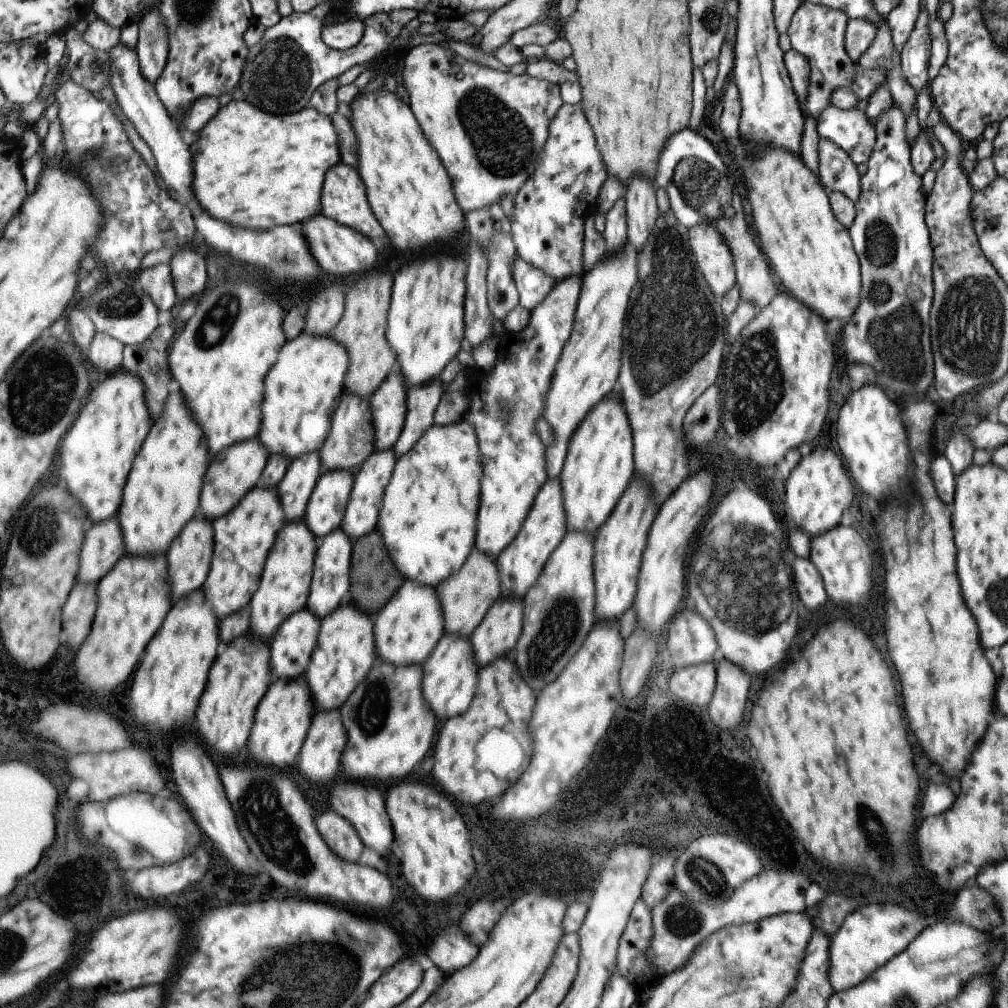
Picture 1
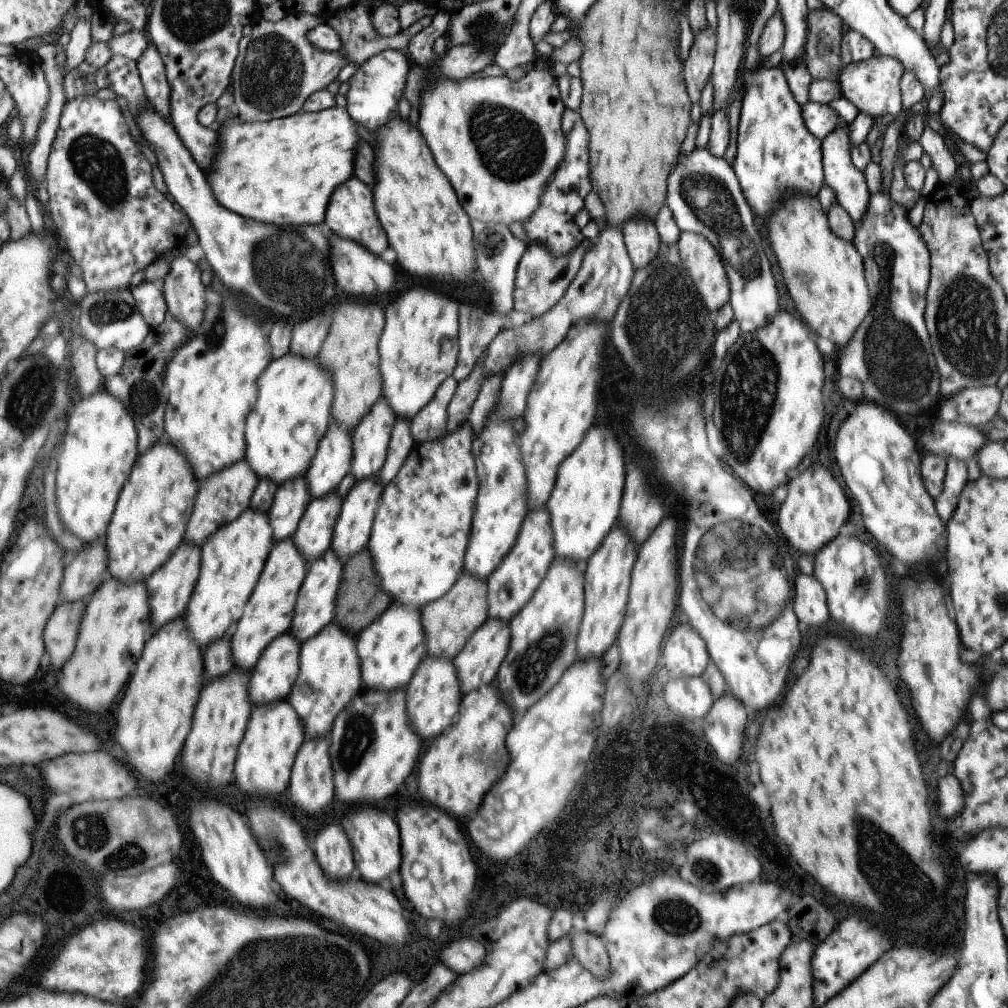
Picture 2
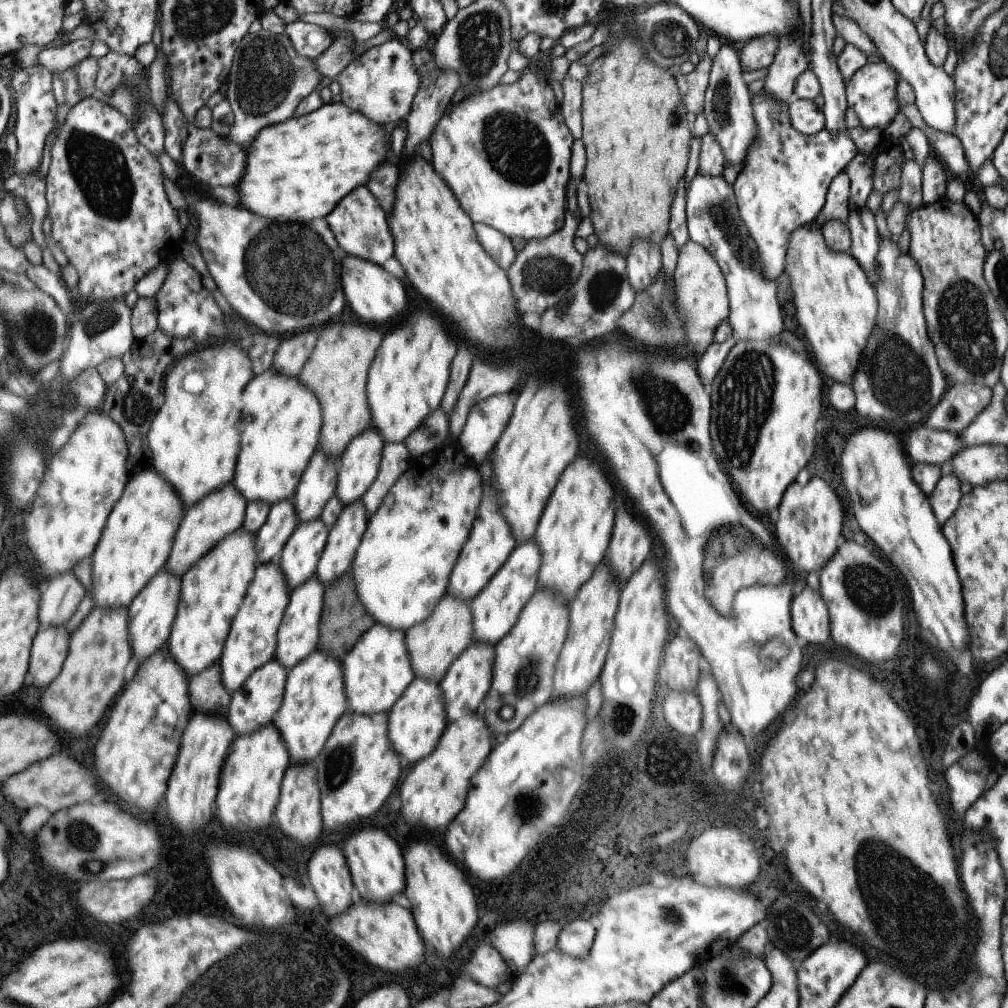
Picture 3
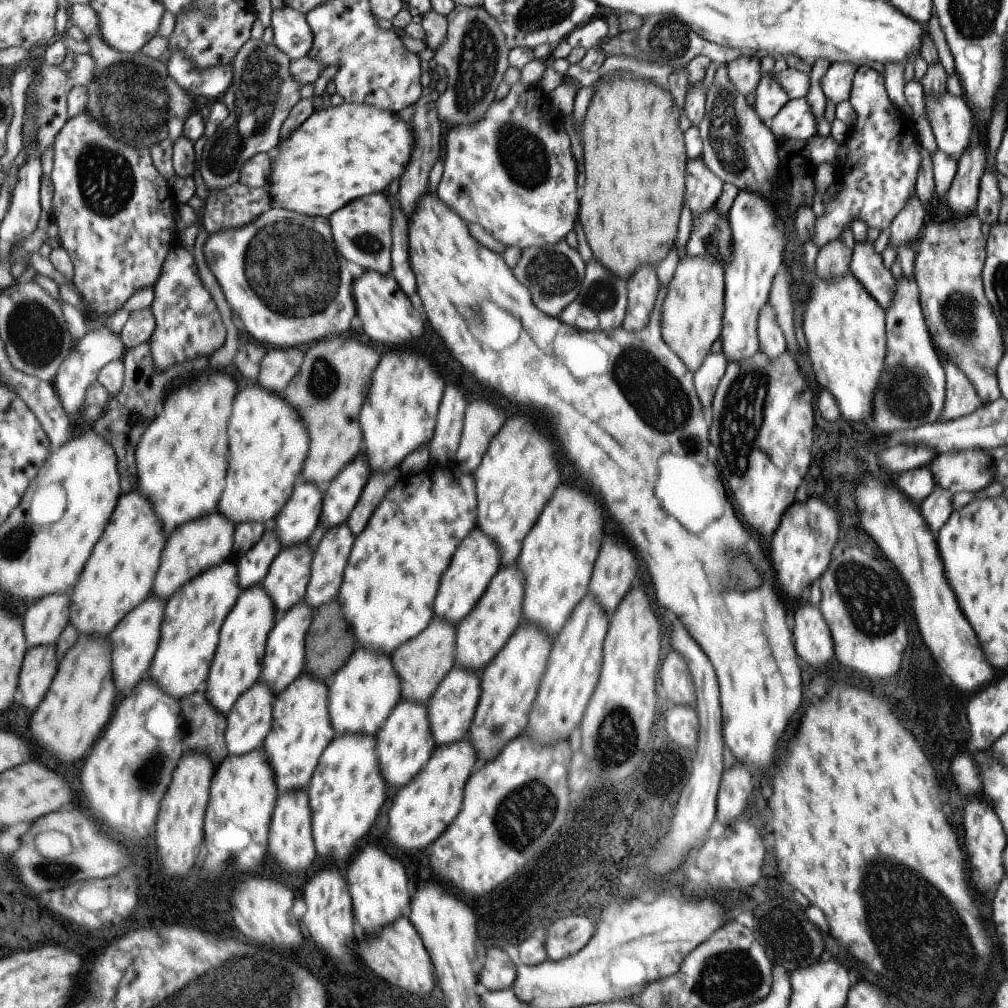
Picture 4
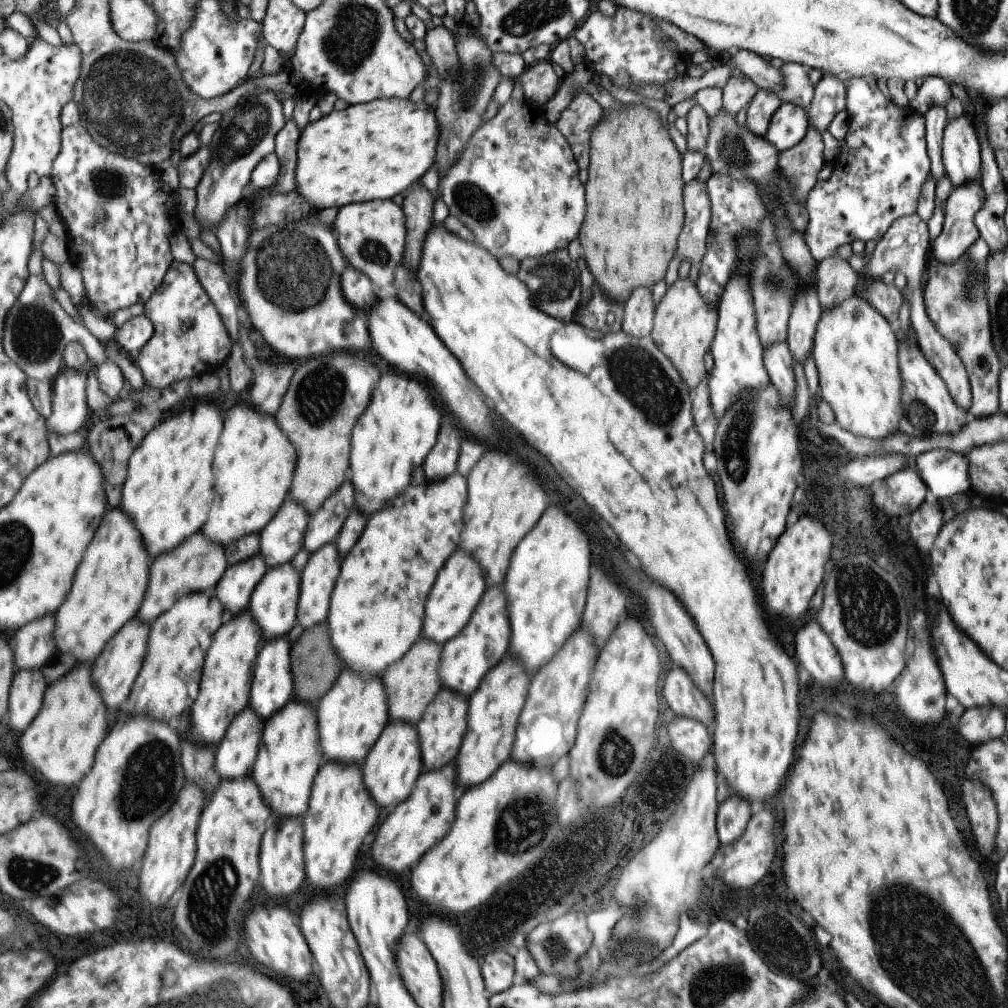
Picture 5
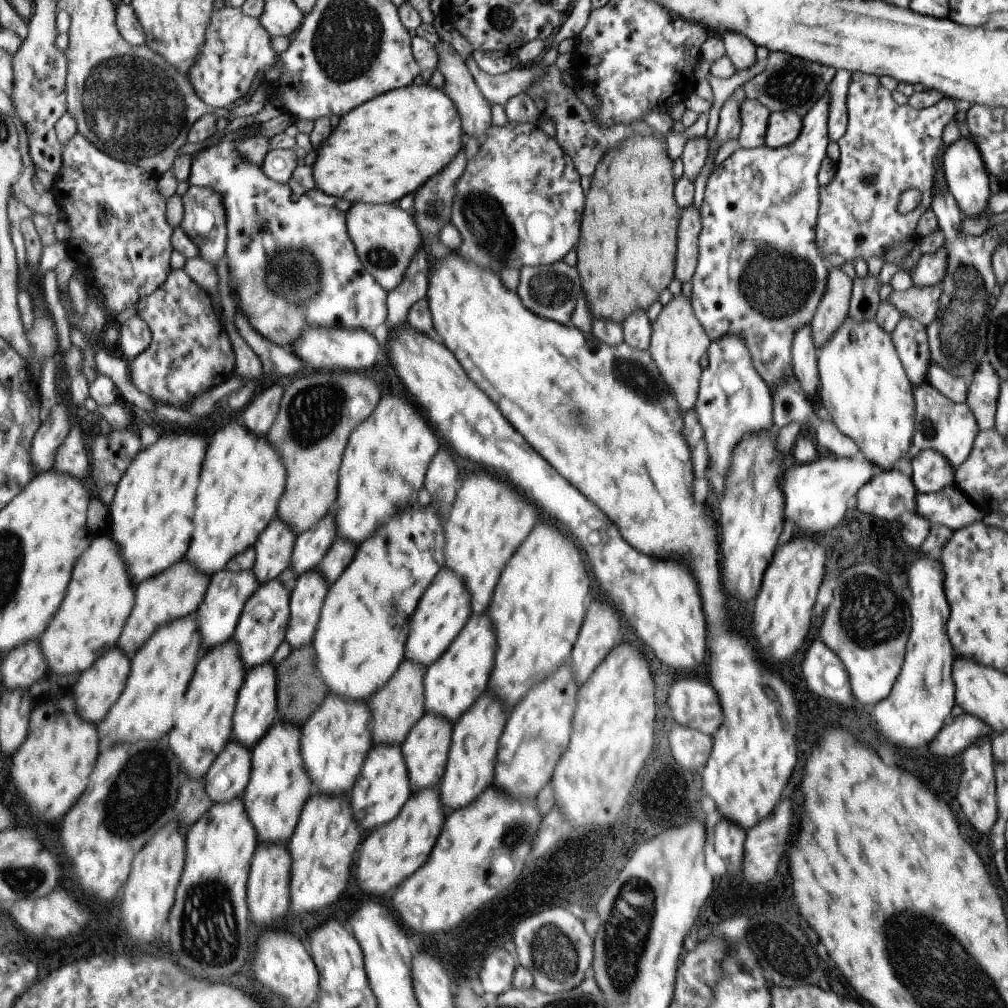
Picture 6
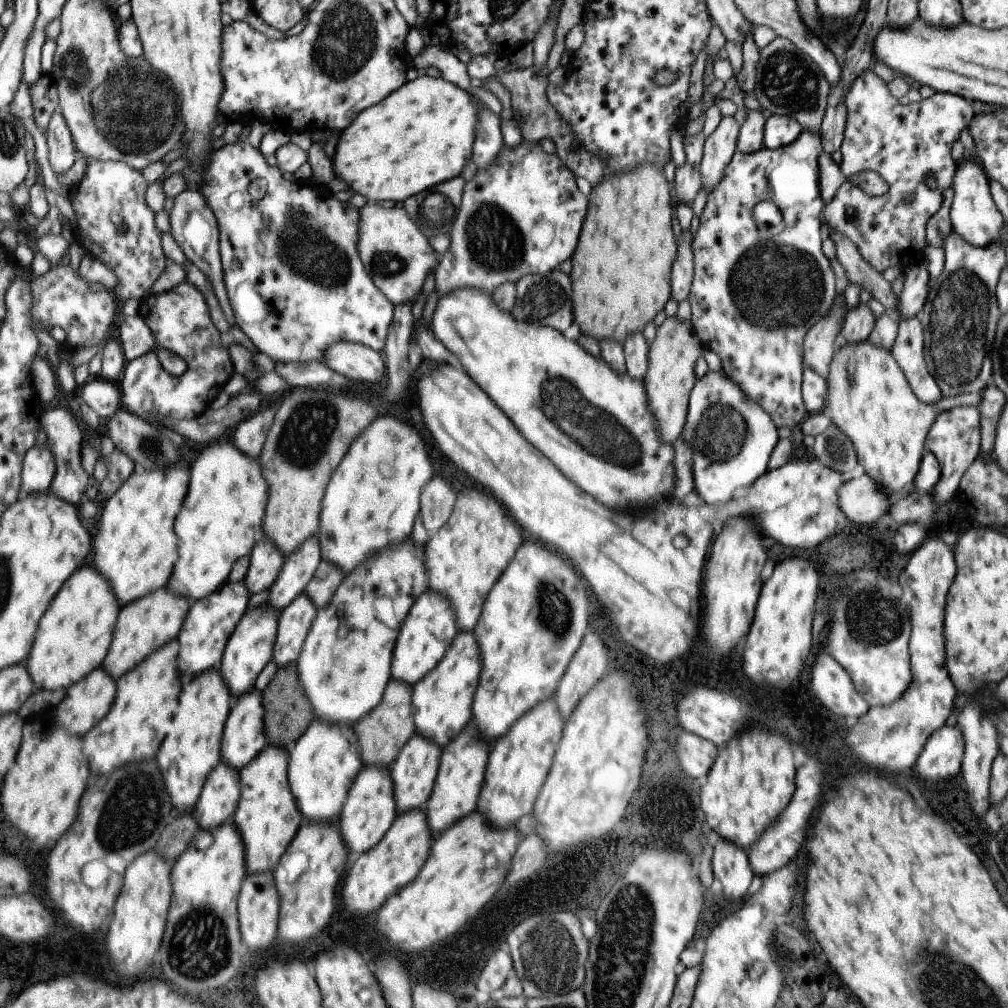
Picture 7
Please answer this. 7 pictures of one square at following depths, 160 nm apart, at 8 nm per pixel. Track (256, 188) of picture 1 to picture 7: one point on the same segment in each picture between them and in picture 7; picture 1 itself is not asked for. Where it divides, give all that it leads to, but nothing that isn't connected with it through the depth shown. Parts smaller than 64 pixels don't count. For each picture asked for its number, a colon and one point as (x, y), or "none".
2: (284, 171)
3: (297, 171)
4: (341, 153)
5: (374, 151)
6: (382, 150)
7: (422, 135)

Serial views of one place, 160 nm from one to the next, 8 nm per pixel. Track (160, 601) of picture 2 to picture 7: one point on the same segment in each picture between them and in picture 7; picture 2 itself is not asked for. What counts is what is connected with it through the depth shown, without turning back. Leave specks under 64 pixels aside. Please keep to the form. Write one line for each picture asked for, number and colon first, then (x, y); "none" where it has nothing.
3: (153, 613)
4: (135, 640)
5: (116, 671)
6: (98, 689)
7: (87, 704)

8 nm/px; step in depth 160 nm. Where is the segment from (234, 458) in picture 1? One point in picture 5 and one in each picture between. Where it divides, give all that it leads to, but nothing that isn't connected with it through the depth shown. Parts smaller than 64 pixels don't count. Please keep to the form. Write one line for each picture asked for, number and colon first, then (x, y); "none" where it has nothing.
2: (227, 494)
3: (208, 522)
4: (207, 541)
5: (196, 565)

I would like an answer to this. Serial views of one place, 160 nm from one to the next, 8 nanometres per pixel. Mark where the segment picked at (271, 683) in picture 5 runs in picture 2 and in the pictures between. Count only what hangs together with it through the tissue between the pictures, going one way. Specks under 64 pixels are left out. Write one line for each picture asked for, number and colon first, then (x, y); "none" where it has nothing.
2: (316, 609)
3: (299, 635)
4: (285, 660)

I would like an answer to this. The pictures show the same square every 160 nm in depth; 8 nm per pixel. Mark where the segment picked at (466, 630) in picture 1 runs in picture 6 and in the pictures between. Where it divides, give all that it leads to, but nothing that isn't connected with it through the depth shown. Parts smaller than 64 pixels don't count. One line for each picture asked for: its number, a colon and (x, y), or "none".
2: (450, 621)
3: (435, 644)
4: (423, 662)
5: (413, 683)
6: (398, 706)

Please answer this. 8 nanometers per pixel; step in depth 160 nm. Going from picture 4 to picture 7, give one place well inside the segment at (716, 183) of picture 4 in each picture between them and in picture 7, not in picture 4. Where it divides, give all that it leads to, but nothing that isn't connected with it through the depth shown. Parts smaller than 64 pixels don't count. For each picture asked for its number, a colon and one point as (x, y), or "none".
5: (690, 246)
6: (685, 259)
7: (682, 269)

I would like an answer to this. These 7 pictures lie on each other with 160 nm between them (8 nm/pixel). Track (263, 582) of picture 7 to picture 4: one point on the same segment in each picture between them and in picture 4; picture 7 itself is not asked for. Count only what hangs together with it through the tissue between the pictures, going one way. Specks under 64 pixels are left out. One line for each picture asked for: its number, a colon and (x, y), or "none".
4: (302, 514)
5: (281, 540)
6: (274, 550)

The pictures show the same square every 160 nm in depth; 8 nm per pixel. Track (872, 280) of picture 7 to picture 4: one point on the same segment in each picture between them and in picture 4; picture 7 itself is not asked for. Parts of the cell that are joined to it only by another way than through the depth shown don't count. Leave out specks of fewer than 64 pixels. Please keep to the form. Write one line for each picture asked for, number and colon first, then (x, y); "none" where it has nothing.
4: (948, 256)
5: (962, 321)
6: (921, 303)

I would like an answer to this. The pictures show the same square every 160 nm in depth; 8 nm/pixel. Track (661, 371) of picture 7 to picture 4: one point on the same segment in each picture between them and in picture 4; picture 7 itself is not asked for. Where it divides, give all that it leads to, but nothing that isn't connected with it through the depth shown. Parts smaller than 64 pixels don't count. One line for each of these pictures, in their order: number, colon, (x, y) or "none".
4: (691, 315)
5: (683, 325)
6: (677, 340)

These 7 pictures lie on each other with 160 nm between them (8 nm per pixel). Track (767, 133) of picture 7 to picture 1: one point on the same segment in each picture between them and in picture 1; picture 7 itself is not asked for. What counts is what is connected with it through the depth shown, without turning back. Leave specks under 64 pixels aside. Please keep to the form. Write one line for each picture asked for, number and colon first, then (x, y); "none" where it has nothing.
1: (850, 130)
2: (819, 119)
3: (805, 117)
4: (794, 121)
5: (789, 124)
6: (783, 127)

